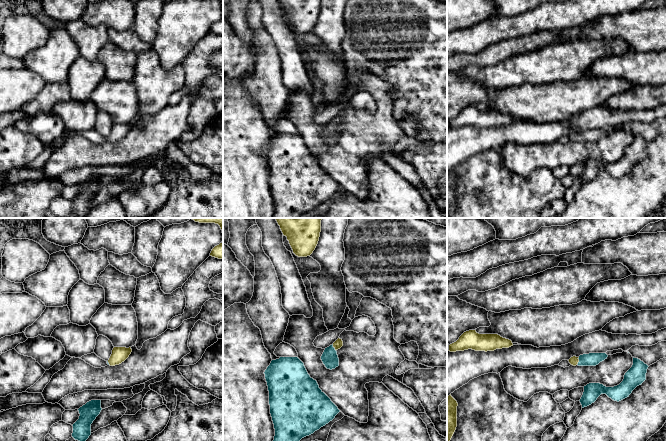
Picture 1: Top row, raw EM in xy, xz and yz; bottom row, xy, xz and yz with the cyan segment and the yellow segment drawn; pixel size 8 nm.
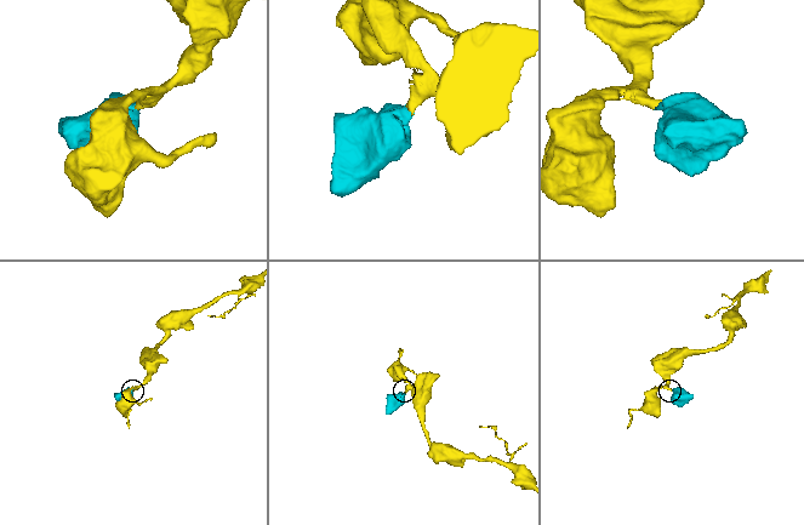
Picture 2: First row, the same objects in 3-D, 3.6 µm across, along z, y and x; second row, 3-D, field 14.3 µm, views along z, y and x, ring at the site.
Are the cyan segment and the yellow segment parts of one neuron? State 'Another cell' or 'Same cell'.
Same cell

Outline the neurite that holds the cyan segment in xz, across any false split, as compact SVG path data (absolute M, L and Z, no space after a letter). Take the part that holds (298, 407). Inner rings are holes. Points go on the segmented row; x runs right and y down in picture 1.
M298 357L272 360L264 372L269 391L270 414L275 429L273 442L299 442L332 421L340 412L310 377Z

